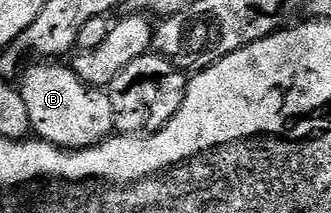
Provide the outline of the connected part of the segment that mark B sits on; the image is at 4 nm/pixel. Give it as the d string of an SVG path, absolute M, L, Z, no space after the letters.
M33 61L21 75L19 90L27 109L29 130L43 143L76 149L95 143L114 130L111 101L102 88L84 83L61 61Z

